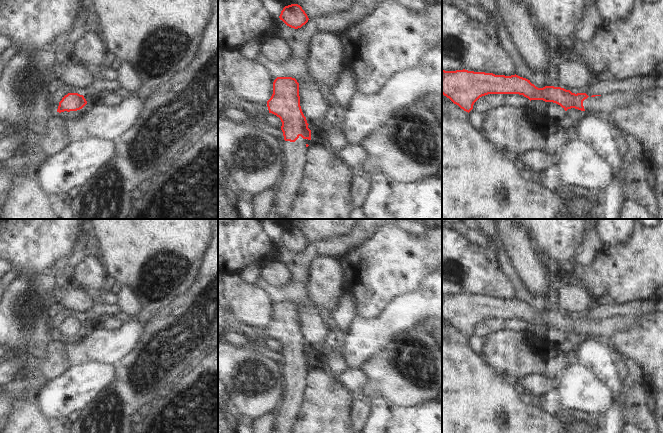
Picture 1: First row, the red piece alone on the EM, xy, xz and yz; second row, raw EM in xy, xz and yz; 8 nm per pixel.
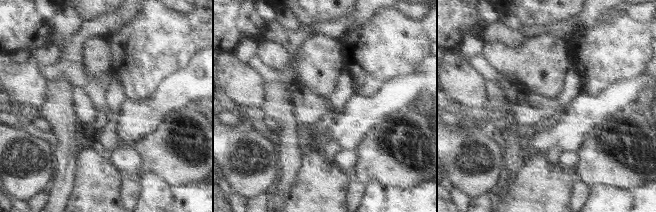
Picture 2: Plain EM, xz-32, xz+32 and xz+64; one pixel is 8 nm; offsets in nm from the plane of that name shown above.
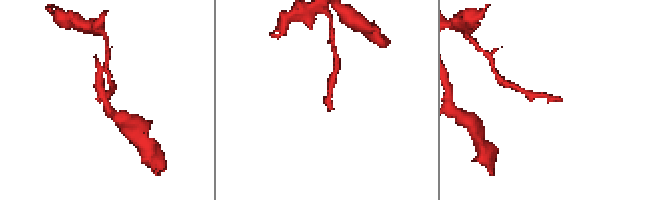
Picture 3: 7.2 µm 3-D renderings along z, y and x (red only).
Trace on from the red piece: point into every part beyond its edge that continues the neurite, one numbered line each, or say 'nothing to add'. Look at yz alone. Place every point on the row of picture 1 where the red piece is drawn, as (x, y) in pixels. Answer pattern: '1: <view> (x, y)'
1: yz (603, 105)

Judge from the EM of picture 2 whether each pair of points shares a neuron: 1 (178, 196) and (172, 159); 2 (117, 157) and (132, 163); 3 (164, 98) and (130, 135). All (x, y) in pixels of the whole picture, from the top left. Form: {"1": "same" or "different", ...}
{"1": "different", "2": "same", "3": "same"}

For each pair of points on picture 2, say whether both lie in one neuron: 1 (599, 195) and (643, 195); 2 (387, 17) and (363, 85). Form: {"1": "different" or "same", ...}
{"1": "same", "2": "same"}

